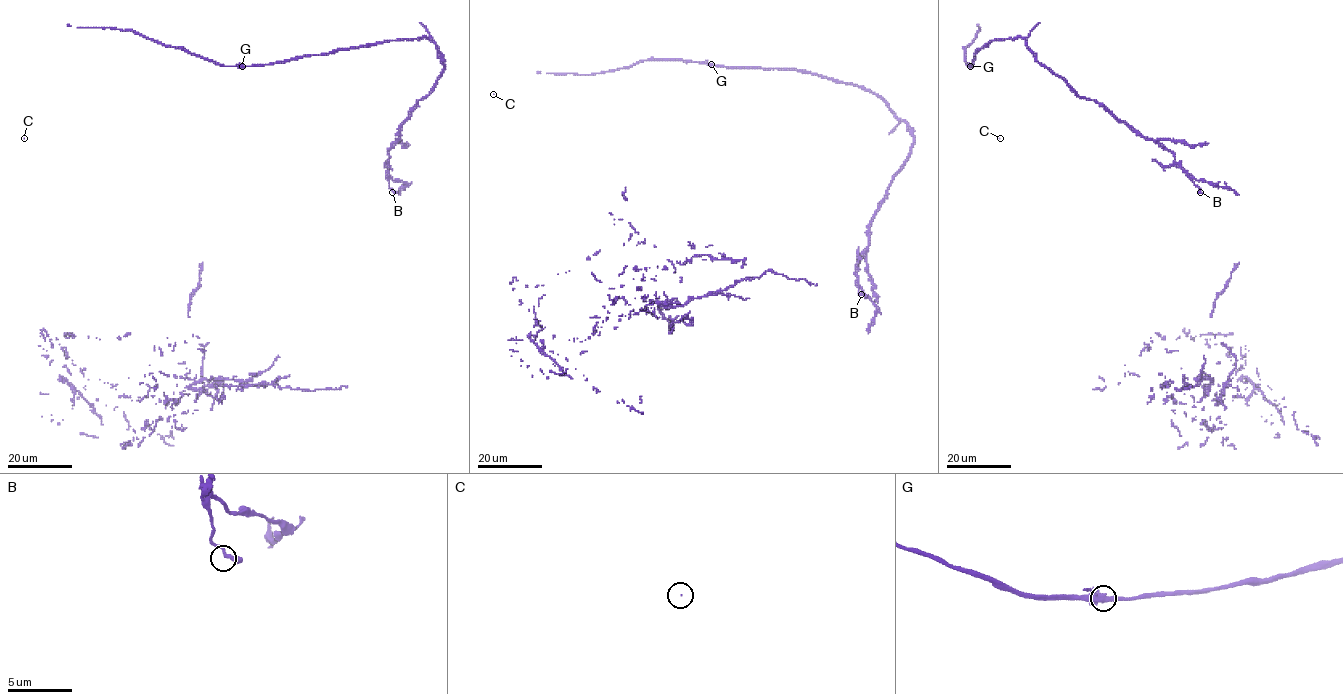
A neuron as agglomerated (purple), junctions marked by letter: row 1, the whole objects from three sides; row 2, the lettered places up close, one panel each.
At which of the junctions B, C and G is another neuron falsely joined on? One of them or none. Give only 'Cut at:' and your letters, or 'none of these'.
Cut at: none of these

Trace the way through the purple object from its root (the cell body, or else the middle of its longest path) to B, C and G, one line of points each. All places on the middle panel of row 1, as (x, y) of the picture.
B: (732, 68), (793, 69), (860, 85), (906, 123), (913, 137), (912, 152), (870, 224), (857, 270), (861, 294)
C: (732, 68), (682, 60), (651, 59), (600, 73), (537, 73), (493, 94)
G: (732, 68), (711, 65)

